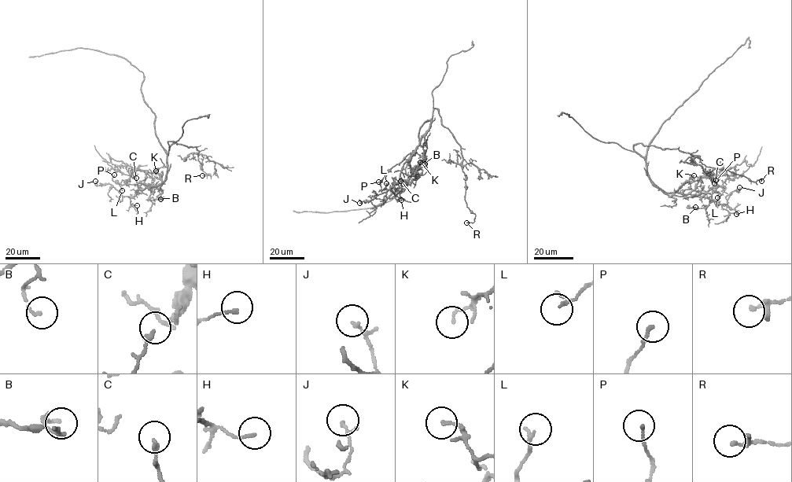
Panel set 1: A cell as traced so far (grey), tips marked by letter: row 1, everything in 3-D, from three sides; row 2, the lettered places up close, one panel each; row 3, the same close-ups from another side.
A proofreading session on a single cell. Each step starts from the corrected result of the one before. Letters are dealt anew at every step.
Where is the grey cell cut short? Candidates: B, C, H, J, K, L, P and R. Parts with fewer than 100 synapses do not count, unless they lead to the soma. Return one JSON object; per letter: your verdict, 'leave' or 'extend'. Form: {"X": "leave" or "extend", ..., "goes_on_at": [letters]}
{"B": "leave", "C": "leave", "H": "leave", "J": "leave", "K": "leave", "L": "leave", "P": "leave", "R": "leave", "goes_on_at": []}

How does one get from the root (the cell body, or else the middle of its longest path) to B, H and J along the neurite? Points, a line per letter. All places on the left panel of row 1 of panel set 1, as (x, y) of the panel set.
B: (154, 129), (167, 154), (167, 175), (160, 189), (152, 186), (149, 199), (160, 199)
H: (154, 129), (167, 154), (167, 175), (158, 185), (138, 189), (136, 195), (129, 196), (131, 204), (137, 205)
J: (154, 129), (167, 154), (167, 175), (158, 185), (123, 196), (112, 185), (97, 185), (95, 181)

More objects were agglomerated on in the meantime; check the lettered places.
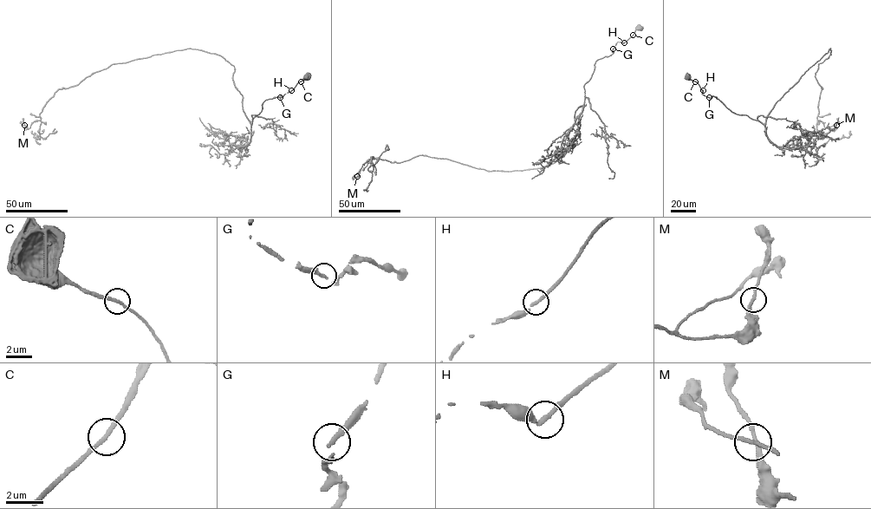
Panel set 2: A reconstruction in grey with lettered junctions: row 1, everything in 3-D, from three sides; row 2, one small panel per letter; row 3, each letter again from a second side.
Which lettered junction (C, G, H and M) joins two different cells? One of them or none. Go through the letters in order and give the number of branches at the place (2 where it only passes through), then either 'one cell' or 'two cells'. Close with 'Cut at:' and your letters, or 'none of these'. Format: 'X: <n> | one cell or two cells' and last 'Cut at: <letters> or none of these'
C: 2 | one cell
G: 2 | one cell
H: 2 | one cell
M: 2 | one cell
Cut at: none of these

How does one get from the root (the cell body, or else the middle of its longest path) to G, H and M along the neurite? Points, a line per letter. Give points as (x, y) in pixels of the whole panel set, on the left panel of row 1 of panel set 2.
G: (307, 76), (280, 97)
H: (307, 76), (291, 90)
M: (307, 76), (265, 100), (251, 124), (232, 65), (175, 50), (59, 88), (24, 125)

